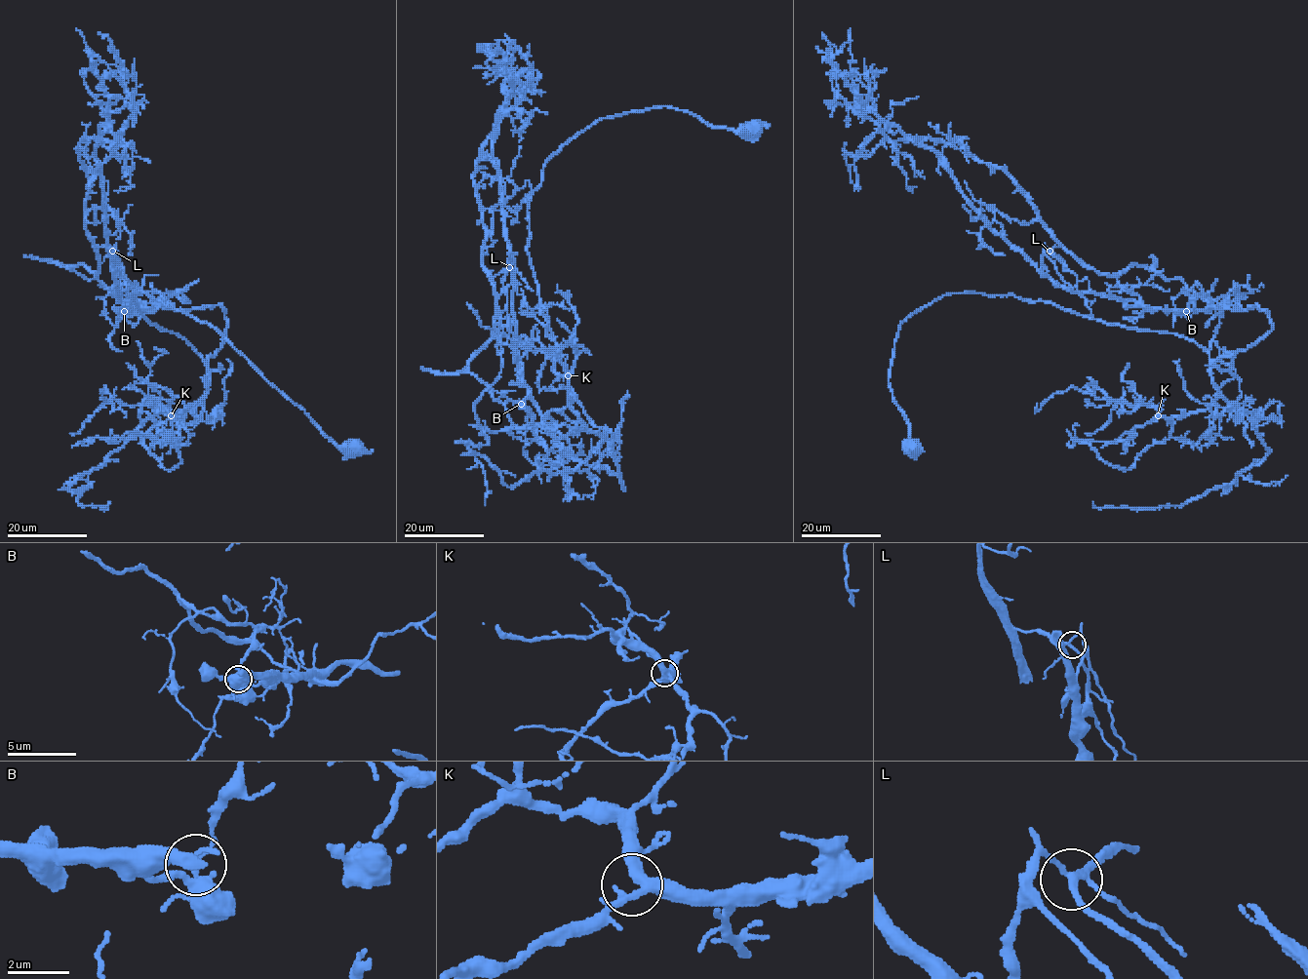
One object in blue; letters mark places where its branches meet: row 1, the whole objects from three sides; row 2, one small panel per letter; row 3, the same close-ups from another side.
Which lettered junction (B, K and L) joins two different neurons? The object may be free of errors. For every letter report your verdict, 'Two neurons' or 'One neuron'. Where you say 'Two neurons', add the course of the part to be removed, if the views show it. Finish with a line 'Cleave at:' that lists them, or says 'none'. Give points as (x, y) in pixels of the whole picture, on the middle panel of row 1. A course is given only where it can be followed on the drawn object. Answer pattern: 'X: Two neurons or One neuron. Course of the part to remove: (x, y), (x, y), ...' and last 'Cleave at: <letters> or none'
B: Two neurons. Course of the part to remove: (521, 404), (497, 401), (468, 371), (494, 336), (495, 310), (473, 173), (532, 82), (473, 67)
K: One neuron
L: One neuron
Cleave at: B

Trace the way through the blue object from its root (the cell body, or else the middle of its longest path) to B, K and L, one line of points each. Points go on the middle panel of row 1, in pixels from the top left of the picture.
B: (750, 133), (654, 106), (596, 121), (546, 162), (530, 264), (624, 489), (521, 404)
K: (750, 133), (654, 106), (596, 121), (546, 162), (530, 264), (602, 436), (572, 408), (568, 375)
L: (750, 133), (615, 114), (532, 195), (540, 307), (624, 489), (573, 457), (495, 334), (509, 267)

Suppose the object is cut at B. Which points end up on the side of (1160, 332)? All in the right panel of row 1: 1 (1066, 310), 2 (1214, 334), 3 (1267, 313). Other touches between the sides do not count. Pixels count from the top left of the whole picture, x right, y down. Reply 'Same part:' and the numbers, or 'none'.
Same part: 1, 3

